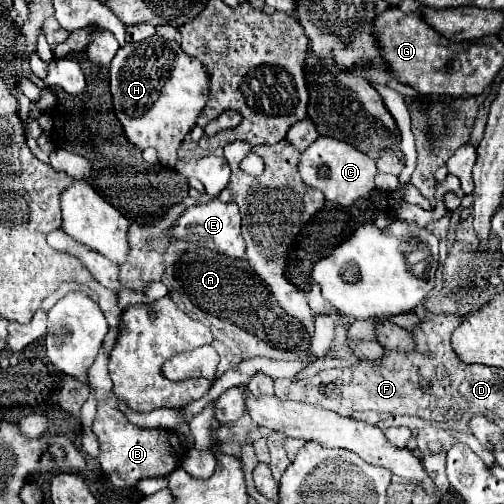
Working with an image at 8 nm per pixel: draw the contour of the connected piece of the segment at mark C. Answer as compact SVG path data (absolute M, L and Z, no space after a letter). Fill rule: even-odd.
M318 136L316 142L312 142L300 158L298 164L300 176L302 180L312 186L318 188L326 200L342 204L342 206L350 206L352 202L356 202L358 198L366 198L372 190L374 190L374 176L376 176L376 162L362 154L360 150L356 150L354 146L336 140L336 138L326 138L326 136ZM320 168L328 168L326 176L318 176Z

